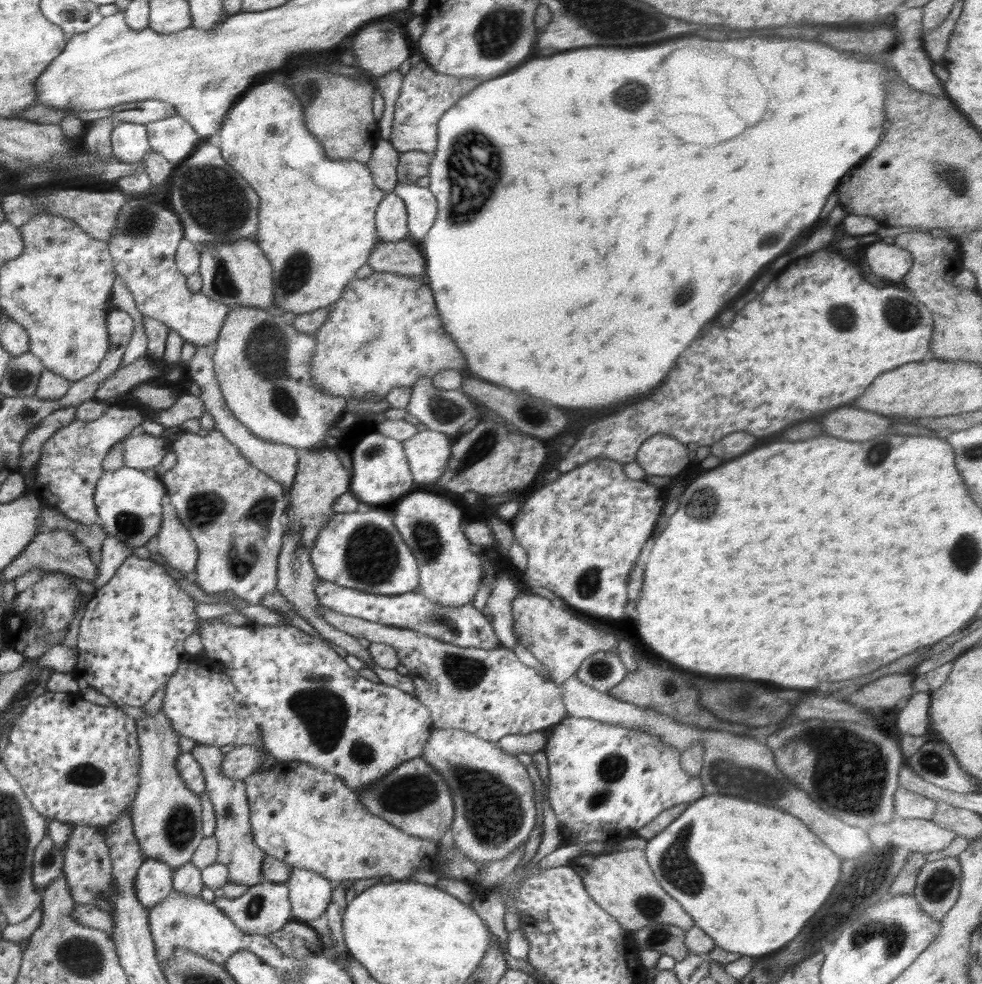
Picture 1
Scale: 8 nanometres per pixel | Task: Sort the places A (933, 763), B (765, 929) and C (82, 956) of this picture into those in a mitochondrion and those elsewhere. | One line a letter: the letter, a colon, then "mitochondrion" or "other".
A: mitochondrion
B: other
C: mitochondrion

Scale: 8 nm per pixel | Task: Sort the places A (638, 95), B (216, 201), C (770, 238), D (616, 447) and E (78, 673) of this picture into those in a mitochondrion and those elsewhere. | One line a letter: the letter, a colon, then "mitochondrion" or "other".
A: mitochondrion
B: mitochondrion
C: mitochondrion
D: other
E: other

